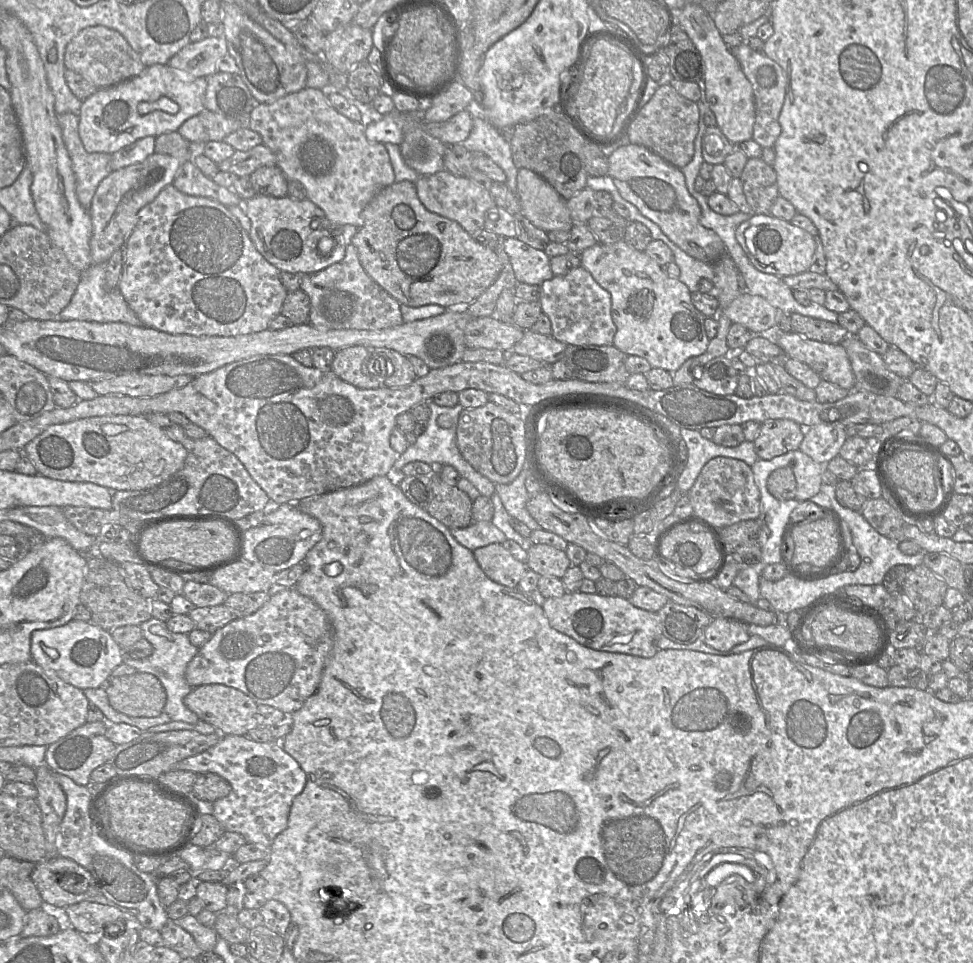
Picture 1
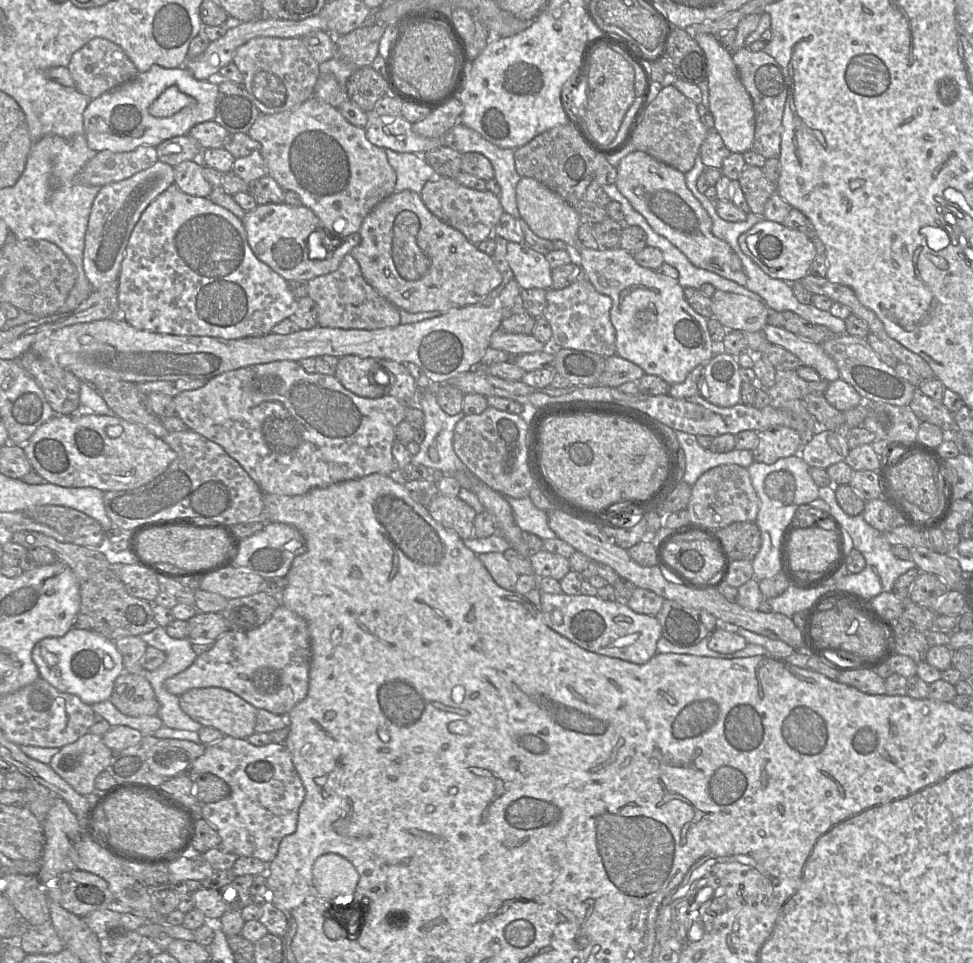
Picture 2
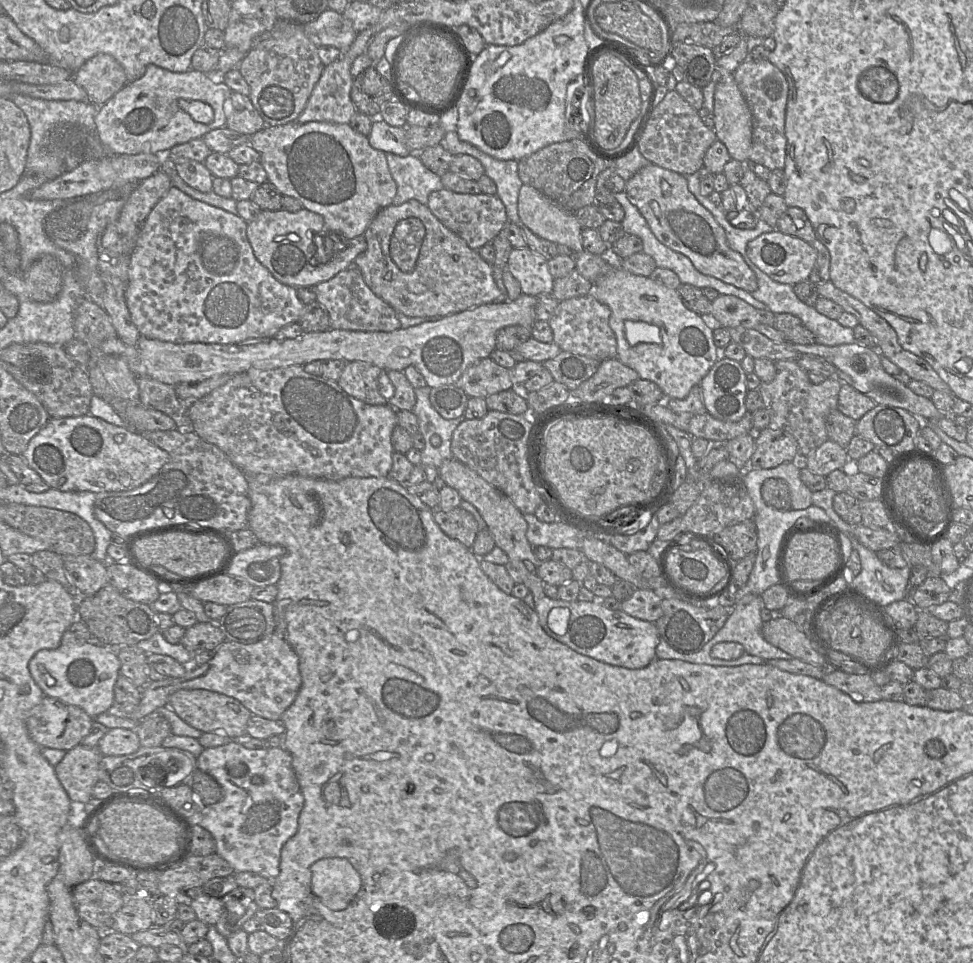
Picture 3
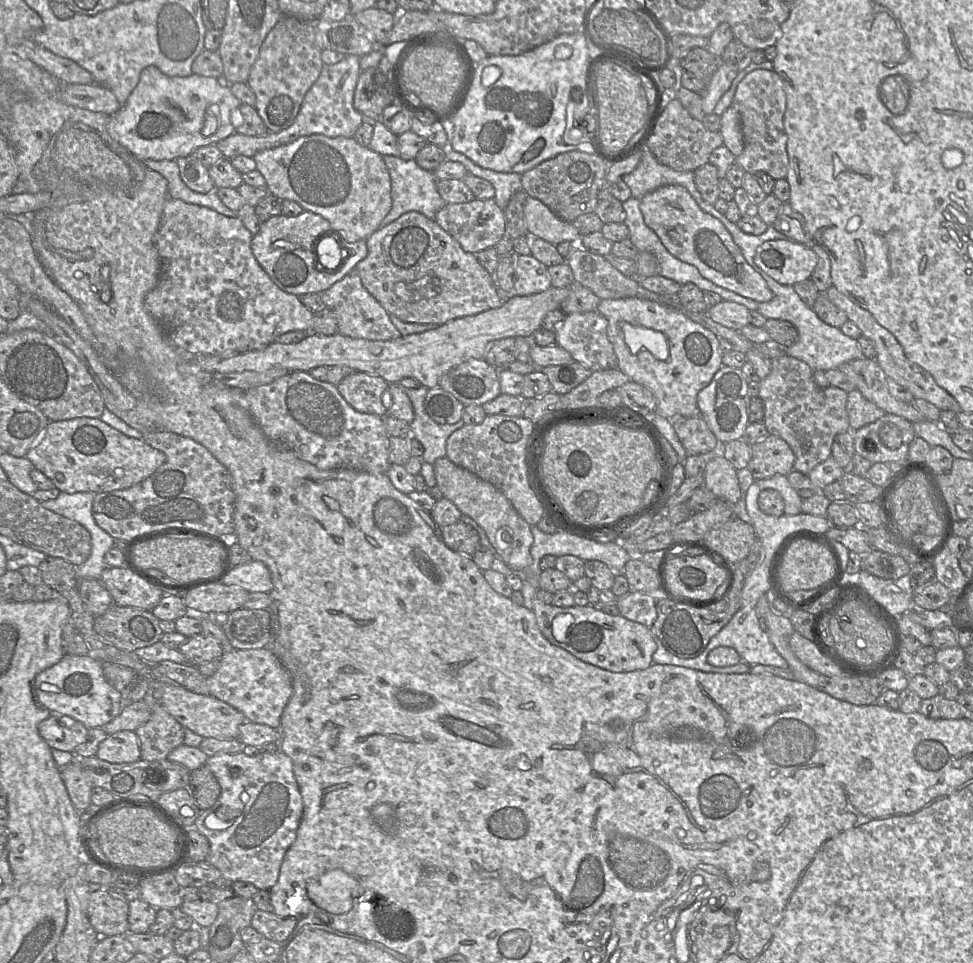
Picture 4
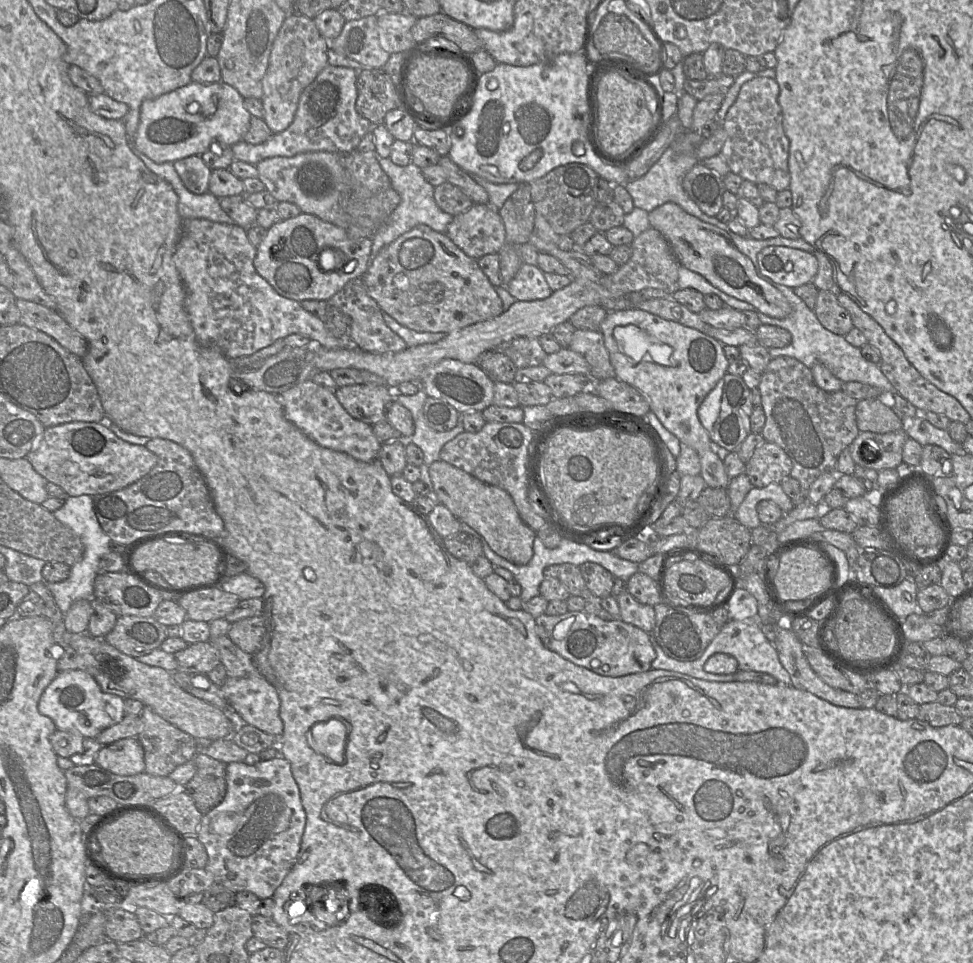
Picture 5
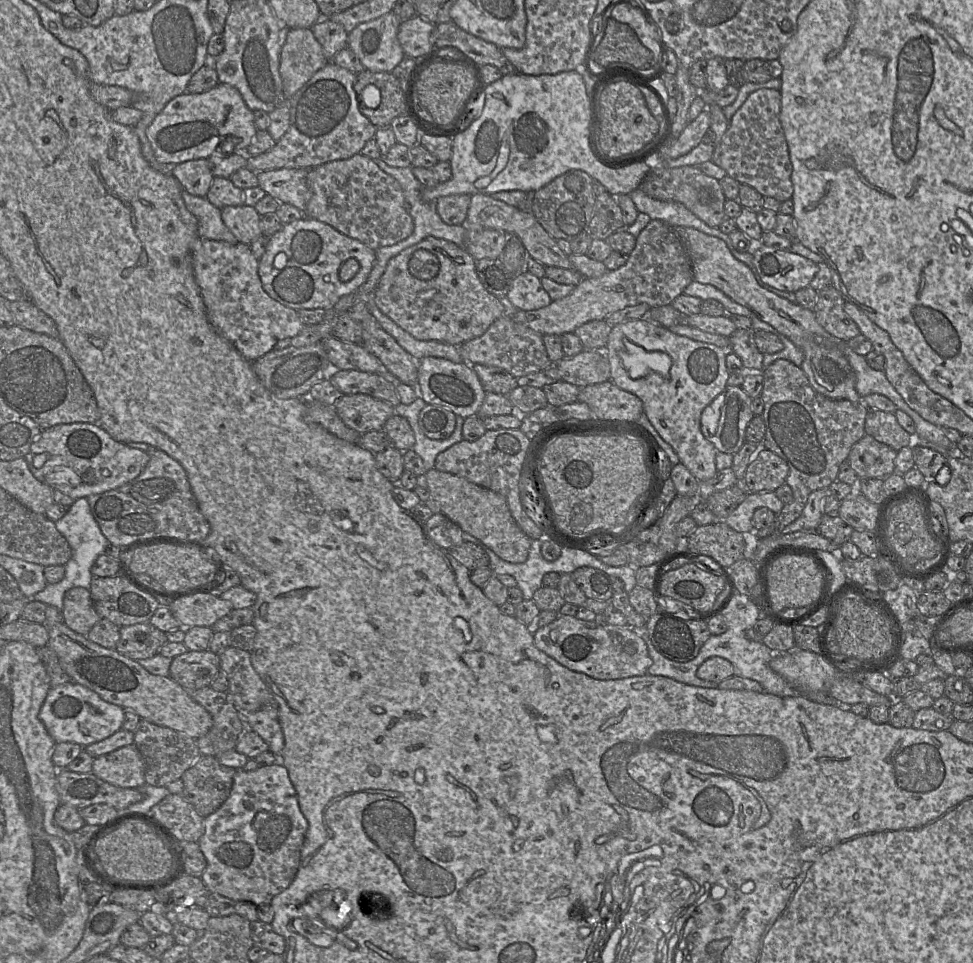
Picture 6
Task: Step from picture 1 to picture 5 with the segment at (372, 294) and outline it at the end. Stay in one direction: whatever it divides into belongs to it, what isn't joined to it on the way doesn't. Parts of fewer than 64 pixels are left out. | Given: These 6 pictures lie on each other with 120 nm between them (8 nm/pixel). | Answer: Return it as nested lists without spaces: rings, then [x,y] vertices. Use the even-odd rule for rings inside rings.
[[[362,277],[347,282],[327,302],[330,307],[335,307],[350,317],[349,341],[352,343],[352,346],[376,354],[400,352],[408,347],[406,342],[385,323],[382,310],[376,301],[368,295]]]

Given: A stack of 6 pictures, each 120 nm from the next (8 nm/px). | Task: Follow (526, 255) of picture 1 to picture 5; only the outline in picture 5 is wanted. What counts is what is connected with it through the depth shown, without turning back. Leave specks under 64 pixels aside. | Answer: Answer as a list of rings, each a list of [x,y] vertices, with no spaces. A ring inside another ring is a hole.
[[[527,263],[521,265],[506,289],[518,301],[545,299],[553,292],[547,284],[542,270],[536,265]]]

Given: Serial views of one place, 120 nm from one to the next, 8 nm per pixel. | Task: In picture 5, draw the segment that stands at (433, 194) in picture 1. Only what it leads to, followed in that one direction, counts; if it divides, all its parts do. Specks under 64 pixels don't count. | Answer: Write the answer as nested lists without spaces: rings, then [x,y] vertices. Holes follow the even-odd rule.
[[[474,203],[468,210],[453,217],[446,230],[446,235],[467,256],[478,260],[484,255],[499,253],[506,242],[503,221],[498,210],[488,204]]]

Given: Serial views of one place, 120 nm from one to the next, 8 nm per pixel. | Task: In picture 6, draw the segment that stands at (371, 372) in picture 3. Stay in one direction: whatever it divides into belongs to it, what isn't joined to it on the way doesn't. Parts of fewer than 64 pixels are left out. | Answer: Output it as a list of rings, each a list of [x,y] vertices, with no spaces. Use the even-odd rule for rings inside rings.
[[[344,394],[334,405],[337,414],[350,428],[360,434],[384,429],[386,421],[395,414],[391,404],[368,394]]]

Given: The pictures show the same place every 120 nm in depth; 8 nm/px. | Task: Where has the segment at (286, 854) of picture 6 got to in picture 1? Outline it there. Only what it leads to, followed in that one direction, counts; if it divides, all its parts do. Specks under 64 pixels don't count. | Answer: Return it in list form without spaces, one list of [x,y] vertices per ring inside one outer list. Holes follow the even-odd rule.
[[[226,735],[214,746],[173,766],[173,770],[185,770],[197,774],[212,772],[223,777],[231,786],[228,796],[213,803],[213,815],[225,831],[241,834],[246,842],[270,849],[275,838],[286,828],[292,804],[306,785],[306,773],[298,761],[283,749],[282,739],[256,742],[247,736]]]

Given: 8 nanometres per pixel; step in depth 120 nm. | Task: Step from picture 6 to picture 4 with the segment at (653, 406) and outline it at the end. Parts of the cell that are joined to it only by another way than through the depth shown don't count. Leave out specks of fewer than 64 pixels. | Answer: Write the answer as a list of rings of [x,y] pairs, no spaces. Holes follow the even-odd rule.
[[[639,298],[603,299],[597,312],[608,320],[607,335],[618,359],[618,369],[631,381],[648,388],[656,399],[656,412],[664,418],[690,418],[699,415],[698,393],[712,381],[723,366],[719,338],[709,329],[692,321],[679,309]],[[717,456],[706,464],[704,486],[719,500],[730,504],[740,499],[737,469],[724,456]]]

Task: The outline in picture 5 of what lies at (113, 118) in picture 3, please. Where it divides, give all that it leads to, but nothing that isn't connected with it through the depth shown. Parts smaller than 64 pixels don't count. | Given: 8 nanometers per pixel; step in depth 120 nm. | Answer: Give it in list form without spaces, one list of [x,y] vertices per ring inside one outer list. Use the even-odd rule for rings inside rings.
[[[223,81],[212,84],[190,82],[186,86],[161,95],[155,99],[145,100],[140,107],[139,125],[131,144],[156,163],[172,162],[192,155],[201,156],[209,149],[219,145],[232,146],[244,140],[249,129],[251,114],[244,107],[244,98],[232,86]]]

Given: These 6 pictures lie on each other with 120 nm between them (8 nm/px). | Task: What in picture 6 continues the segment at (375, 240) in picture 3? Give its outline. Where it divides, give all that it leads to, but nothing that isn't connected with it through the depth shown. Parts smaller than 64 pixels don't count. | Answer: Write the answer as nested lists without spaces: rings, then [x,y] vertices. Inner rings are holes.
[[[433,236],[402,250],[389,260],[375,289],[375,302],[383,314],[414,338],[455,346],[483,335],[504,315],[501,300],[481,283],[476,272],[476,260],[464,247]]]

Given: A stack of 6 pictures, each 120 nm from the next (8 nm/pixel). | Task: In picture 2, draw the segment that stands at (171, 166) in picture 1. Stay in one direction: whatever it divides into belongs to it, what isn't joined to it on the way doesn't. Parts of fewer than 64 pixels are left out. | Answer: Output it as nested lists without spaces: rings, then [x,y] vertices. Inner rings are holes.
[[[157,161],[133,176],[104,185],[96,195],[85,235],[83,268],[93,290],[118,281],[131,233],[147,206],[174,183],[174,167]]]

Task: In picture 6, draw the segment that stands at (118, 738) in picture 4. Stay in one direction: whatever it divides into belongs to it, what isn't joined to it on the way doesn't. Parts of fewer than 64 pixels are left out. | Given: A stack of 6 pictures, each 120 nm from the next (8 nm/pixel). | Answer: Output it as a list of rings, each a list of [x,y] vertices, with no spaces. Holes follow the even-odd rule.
[[[134,744],[94,758],[92,773],[122,788],[143,787],[146,784],[144,759]]]

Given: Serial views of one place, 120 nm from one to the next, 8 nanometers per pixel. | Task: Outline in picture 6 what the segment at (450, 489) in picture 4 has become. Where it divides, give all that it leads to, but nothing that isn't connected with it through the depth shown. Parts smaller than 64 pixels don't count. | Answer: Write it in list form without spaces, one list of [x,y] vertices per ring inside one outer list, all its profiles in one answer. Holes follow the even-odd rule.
[[[432,468],[425,473],[430,496],[439,504],[441,513],[462,531],[478,538],[498,557],[510,563],[524,563],[533,541],[513,519],[505,498],[466,478]]]

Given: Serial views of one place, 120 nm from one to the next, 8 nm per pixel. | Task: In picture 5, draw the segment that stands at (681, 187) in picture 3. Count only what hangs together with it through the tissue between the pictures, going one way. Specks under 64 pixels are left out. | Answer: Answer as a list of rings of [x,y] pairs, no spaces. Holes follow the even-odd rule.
[[[666,202],[648,212],[650,227],[658,230],[670,244],[681,266],[709,281],[724,293],[748,302],[774,318],[786,318],[792,308],[786,297],[755,272],[751,259],[743,254],[726,231],[687,213],[674,202]]]

